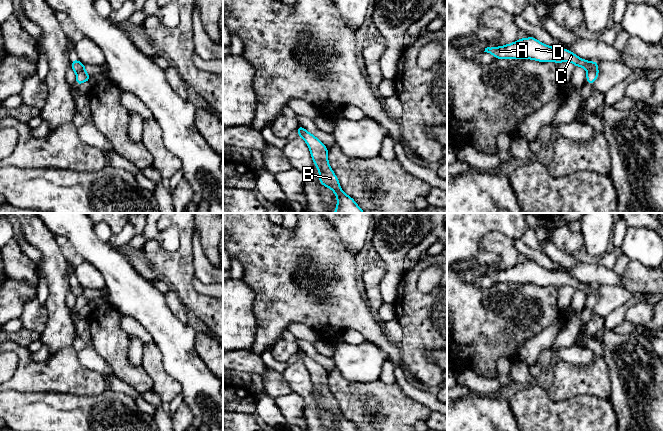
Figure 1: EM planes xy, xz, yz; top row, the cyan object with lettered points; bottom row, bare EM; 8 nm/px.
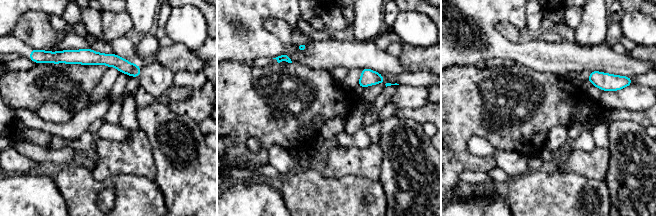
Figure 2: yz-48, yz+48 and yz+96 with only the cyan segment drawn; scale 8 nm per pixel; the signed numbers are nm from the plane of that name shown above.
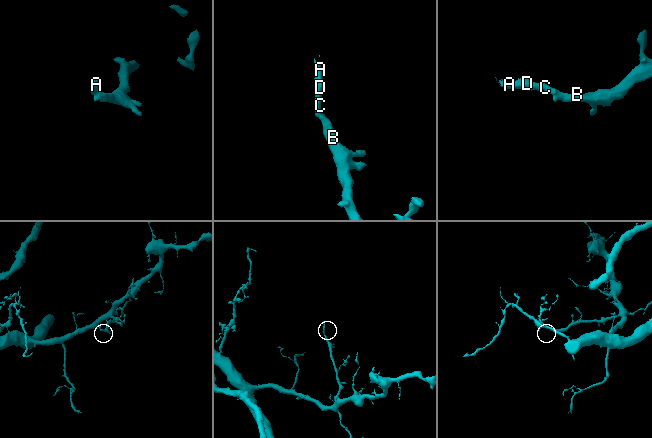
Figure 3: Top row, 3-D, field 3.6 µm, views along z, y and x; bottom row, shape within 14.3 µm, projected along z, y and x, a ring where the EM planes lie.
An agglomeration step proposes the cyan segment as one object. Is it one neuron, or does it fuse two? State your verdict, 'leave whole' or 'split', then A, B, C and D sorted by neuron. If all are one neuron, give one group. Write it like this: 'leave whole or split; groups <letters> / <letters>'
split; groups A C D / B

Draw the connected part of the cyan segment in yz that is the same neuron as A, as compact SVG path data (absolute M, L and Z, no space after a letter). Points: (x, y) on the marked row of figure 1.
M535 37L521 38L499 47L487 47L484 52L492 54L496 59L532 59L542 63L553 61L557 64L567 61L576 67L585 68L587 72L593 68L592 62L578 57L568 49L548 46Z

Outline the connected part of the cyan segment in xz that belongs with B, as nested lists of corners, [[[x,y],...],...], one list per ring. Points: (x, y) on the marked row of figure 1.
[[[306,130],[303,133],[303,139],[319,171],[321,185],[330,188],[335,193],[337,206],[334,213],[364,213],[364,210],[356,204],[355,200],[342,191],[339,180],[328,162],[328,148]]]

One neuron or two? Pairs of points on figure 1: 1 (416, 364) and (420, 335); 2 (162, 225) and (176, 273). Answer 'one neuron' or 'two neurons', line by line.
1: one neuron
2: one neuron

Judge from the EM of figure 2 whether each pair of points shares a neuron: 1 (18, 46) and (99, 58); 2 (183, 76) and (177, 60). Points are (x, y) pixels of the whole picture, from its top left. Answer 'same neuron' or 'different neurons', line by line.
1: same neuron
2: different neurons

